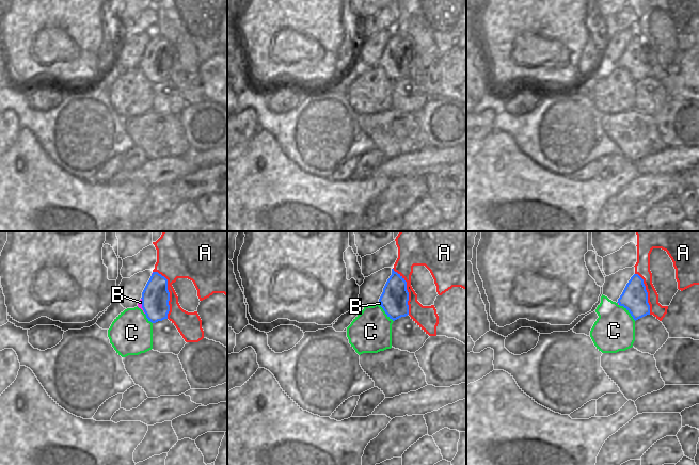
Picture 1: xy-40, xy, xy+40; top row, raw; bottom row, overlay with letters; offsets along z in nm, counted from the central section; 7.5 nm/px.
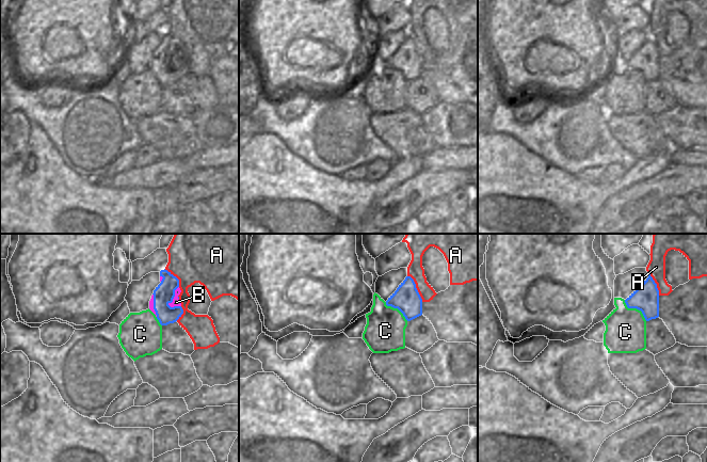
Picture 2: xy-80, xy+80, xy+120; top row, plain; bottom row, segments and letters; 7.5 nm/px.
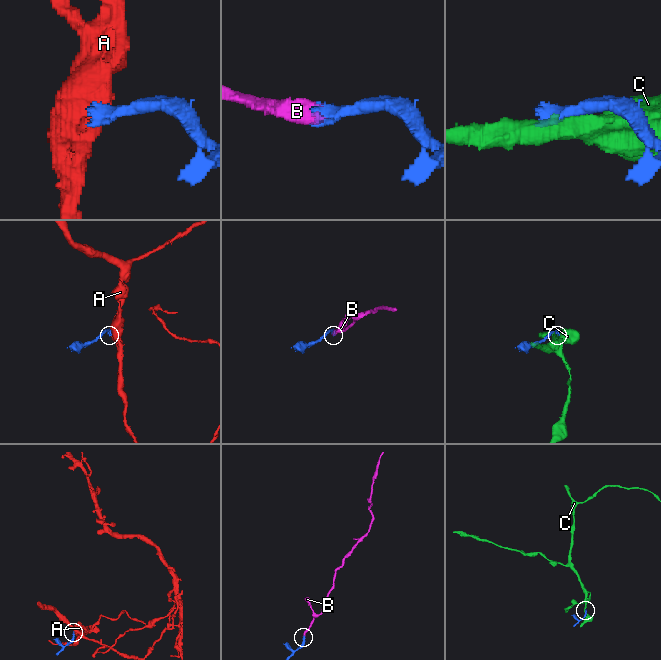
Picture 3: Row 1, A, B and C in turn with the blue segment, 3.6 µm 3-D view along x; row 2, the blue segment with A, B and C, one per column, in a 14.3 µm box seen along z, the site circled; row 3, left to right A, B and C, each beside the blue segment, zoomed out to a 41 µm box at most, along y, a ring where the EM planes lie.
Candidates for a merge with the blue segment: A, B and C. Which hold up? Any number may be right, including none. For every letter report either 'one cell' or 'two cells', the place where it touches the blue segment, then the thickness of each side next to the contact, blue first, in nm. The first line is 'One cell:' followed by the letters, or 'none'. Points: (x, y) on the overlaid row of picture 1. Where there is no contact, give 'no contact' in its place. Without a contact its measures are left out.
One cell: B
A: two cells; contact xy-40 (169, 292); calibres 200 and 280 nm
B: one cell; contact xy-40 (142, 305); calibres 200 and 30 nm
C: two cells; contact xy+40 (629, 311); calibres 200 and 320 nm

